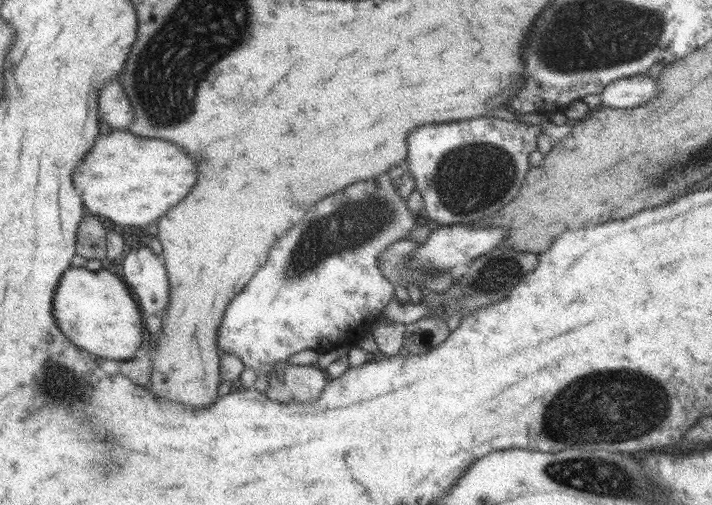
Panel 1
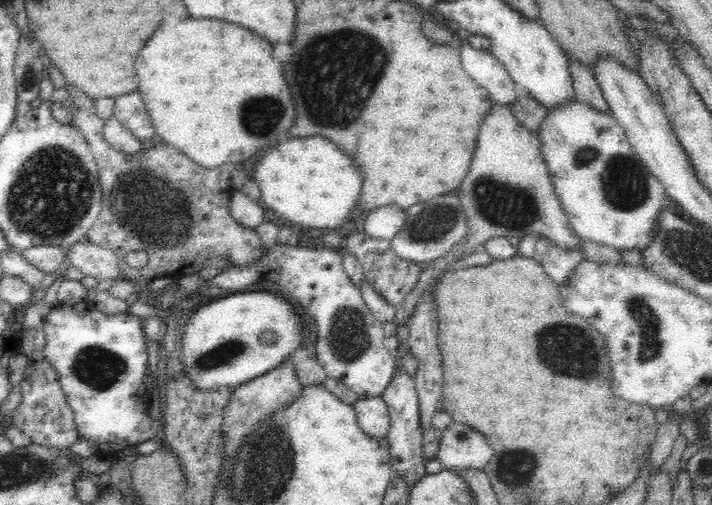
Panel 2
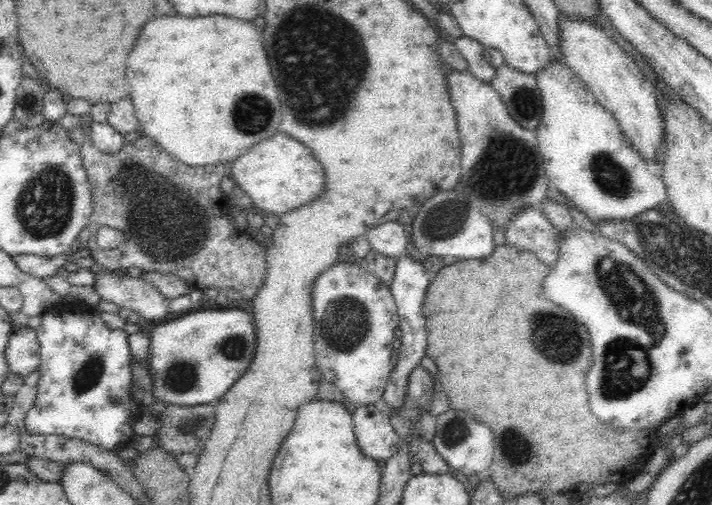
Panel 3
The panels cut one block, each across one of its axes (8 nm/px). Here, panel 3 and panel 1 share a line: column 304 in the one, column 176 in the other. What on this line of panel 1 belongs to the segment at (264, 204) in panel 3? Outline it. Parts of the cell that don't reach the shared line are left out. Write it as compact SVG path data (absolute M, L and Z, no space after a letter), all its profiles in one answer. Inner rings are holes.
M109 129L106 134L98 134L89 152L79 160L71 174L71 185L80 194L85 213L97 218L103 217L119 226L148 226L156 222L160 216L168 212L175 204L179 204L191 186L197 180L197 166L187 154L167 141L153 140L135 136L127 129Z

